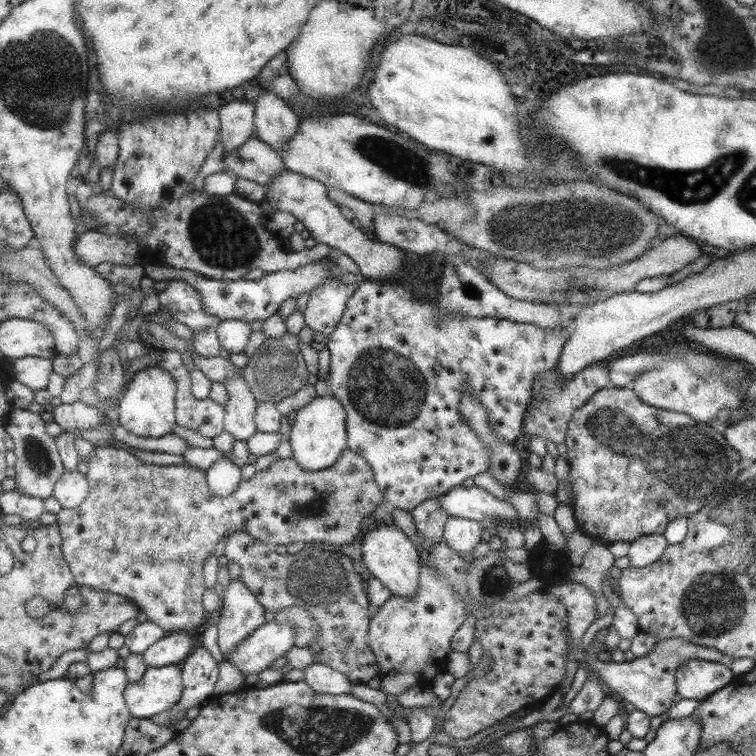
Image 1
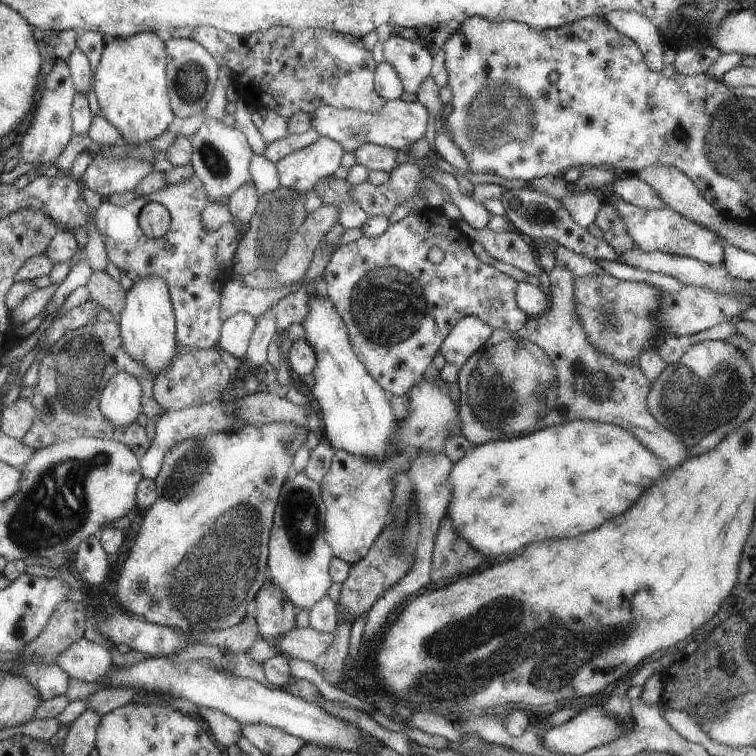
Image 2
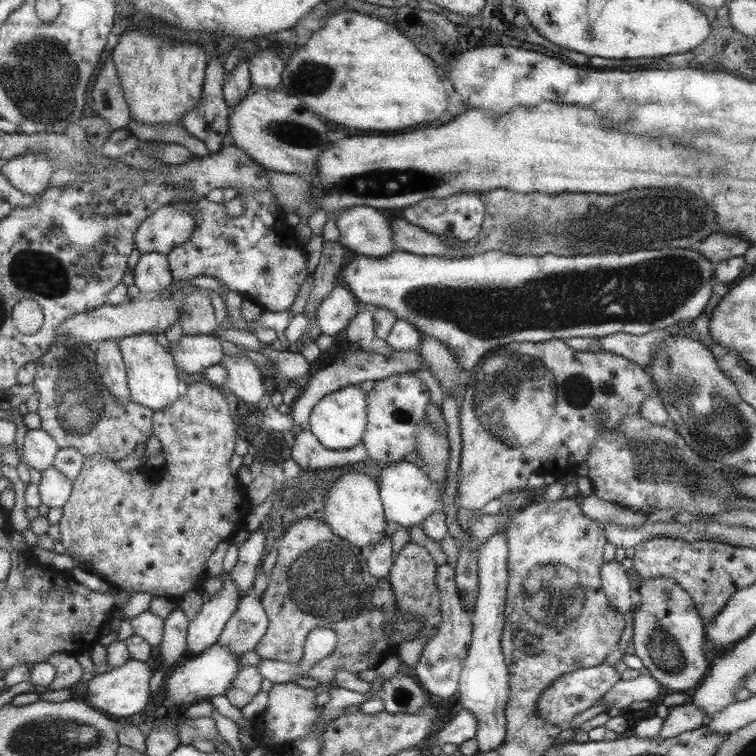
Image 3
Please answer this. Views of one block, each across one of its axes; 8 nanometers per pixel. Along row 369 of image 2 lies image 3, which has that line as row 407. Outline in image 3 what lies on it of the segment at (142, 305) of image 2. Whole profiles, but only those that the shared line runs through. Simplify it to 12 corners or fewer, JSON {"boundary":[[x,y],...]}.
{"boundary":[[118,339],[131,401],[158,411],[182,384],[167,344]]}

